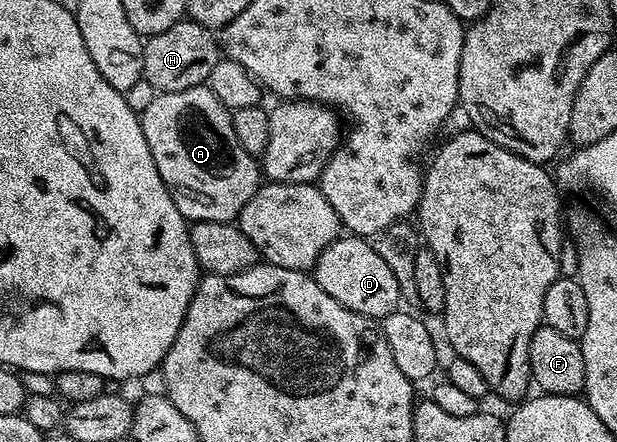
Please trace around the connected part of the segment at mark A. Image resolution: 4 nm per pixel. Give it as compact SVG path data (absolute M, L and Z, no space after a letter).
M207 84L195 85L186 91L157 93L154 103L150 103L150 107L146 107L146 111L139 114L139 119L146 147L150 147L150 155L154 159L154 167L158 167L158 175L181 215L189 222L235 222L242 207L250 203L250 199L260 188L262 169L257 158L242 151L242 143L238 143L234 135L232 113L218 99L218 95L214 95L214 91Z

